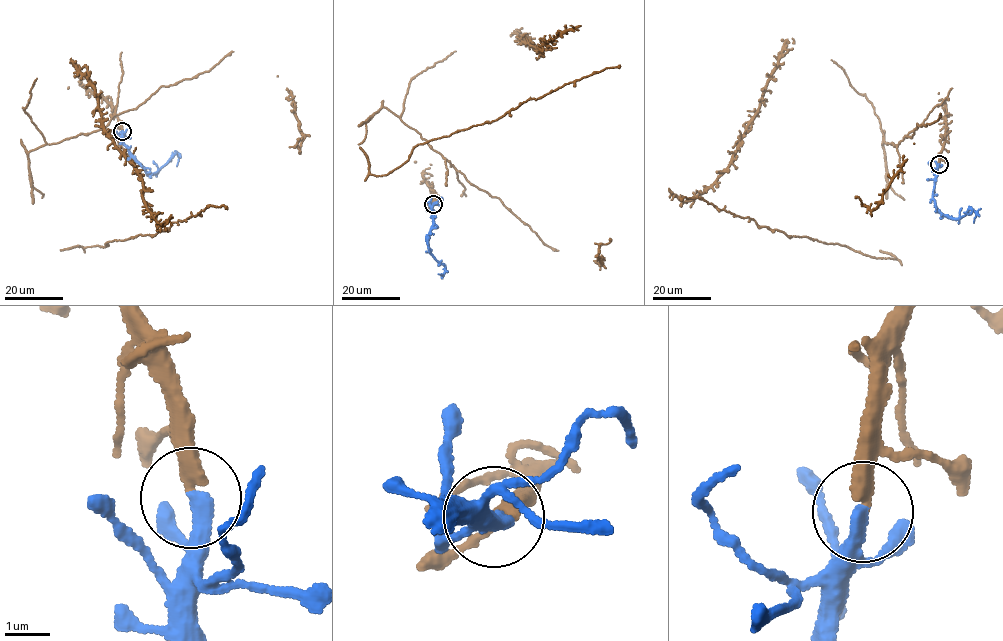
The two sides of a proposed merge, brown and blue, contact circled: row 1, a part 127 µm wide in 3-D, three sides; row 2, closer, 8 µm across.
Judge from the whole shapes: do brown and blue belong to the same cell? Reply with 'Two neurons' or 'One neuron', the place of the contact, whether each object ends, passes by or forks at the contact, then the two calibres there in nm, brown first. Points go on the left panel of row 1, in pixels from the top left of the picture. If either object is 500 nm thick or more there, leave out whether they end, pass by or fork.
One neuron. Place: (122, 131). At the ring brown ends. At the ring blue ends. Thickness 340 nm (brown) against 360 nm

